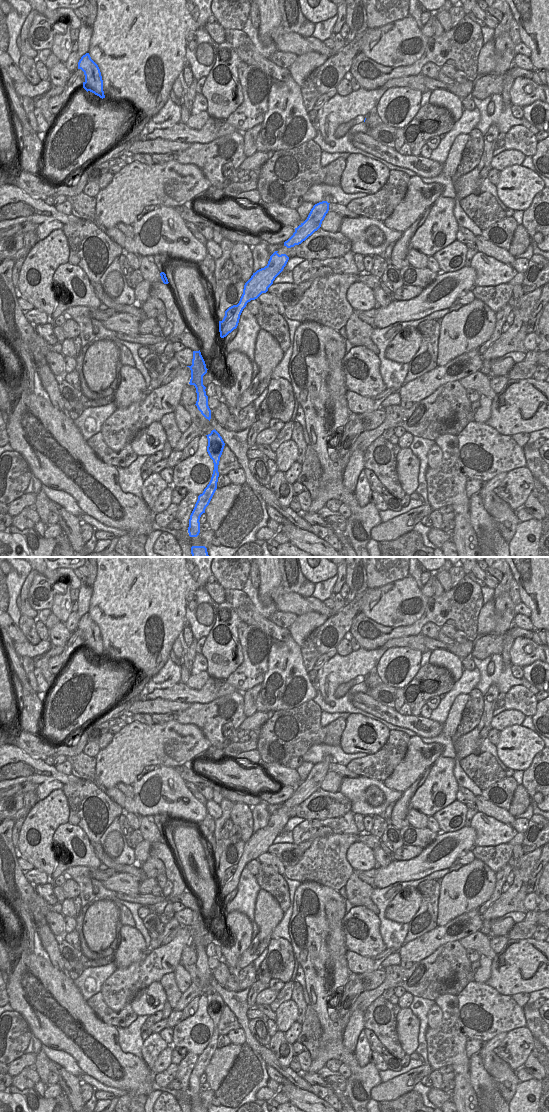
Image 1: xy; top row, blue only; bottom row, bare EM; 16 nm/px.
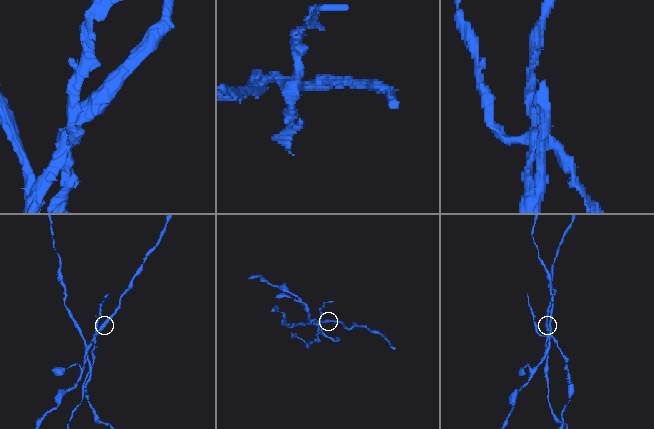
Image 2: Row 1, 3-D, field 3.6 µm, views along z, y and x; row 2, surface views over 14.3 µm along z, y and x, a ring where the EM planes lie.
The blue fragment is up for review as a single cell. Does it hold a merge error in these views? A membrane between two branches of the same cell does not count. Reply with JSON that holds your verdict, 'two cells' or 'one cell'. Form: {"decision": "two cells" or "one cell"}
{"decision": "two cells"}

